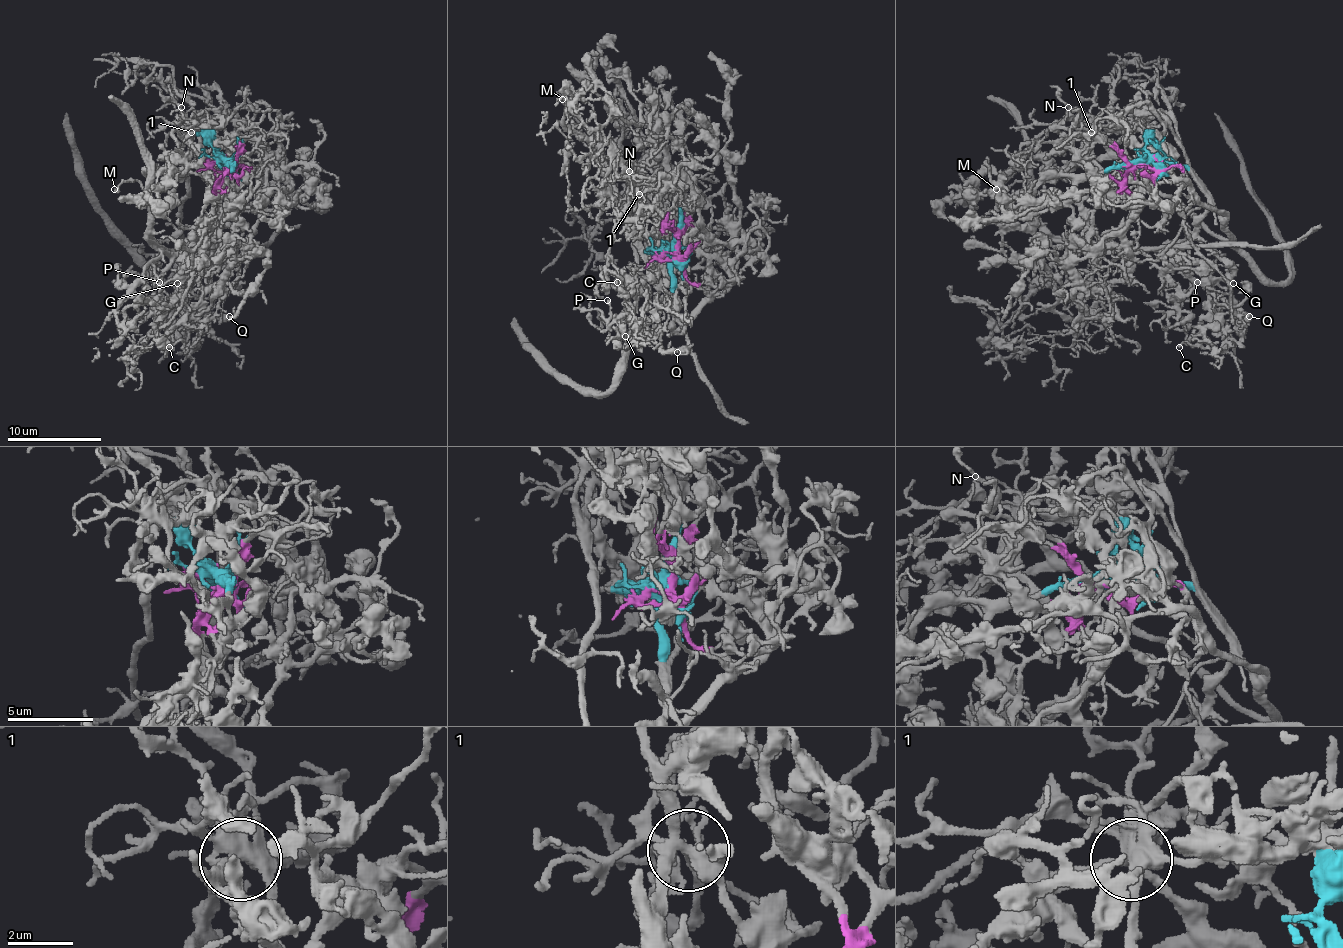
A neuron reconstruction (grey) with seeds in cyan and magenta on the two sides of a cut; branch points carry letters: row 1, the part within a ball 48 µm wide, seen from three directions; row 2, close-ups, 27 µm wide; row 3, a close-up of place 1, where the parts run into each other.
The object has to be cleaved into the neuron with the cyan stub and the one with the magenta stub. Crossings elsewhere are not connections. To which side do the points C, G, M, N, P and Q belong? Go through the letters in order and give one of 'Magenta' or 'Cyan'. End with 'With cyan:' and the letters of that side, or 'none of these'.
C: Magenta
G: Magenta
M: Magenta
N: Magenta
P: Magenta
Q: Magenta
With cyan: none of these

